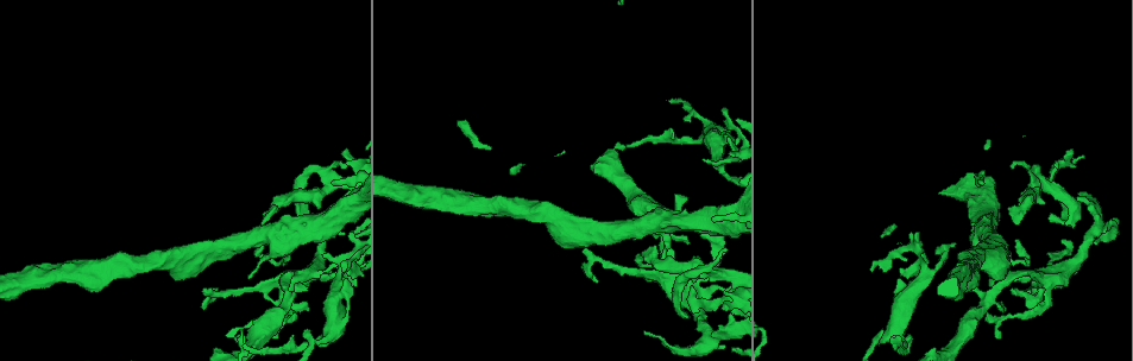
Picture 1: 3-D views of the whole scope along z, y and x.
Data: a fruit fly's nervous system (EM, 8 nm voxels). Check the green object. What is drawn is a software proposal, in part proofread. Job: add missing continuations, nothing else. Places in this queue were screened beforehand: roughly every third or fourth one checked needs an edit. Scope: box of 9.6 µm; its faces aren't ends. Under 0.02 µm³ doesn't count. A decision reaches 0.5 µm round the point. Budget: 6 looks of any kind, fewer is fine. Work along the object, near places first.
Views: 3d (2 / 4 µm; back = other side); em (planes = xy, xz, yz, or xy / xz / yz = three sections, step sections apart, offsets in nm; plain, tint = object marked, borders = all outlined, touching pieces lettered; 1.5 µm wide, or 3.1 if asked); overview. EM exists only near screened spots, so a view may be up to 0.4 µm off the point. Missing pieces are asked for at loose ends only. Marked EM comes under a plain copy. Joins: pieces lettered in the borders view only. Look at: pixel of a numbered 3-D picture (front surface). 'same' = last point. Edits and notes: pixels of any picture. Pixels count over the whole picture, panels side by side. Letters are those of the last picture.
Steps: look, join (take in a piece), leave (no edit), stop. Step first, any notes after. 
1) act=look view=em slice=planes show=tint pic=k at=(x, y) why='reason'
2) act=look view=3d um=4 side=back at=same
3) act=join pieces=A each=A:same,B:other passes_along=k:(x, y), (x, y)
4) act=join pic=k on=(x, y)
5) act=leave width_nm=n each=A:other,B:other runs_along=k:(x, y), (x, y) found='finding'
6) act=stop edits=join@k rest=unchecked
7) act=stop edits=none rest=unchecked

act=look view=3d um=4 side=back pic=1 at=(307, 330) why='free end'

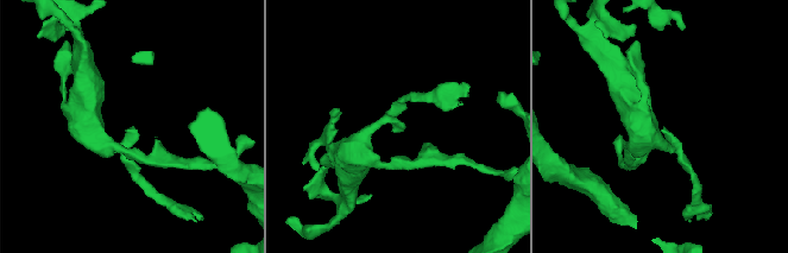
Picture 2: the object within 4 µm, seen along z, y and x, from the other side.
act=look view=em slice=yz step=8 show=tint pic=2 at=(131, 129) why='need the tissue'

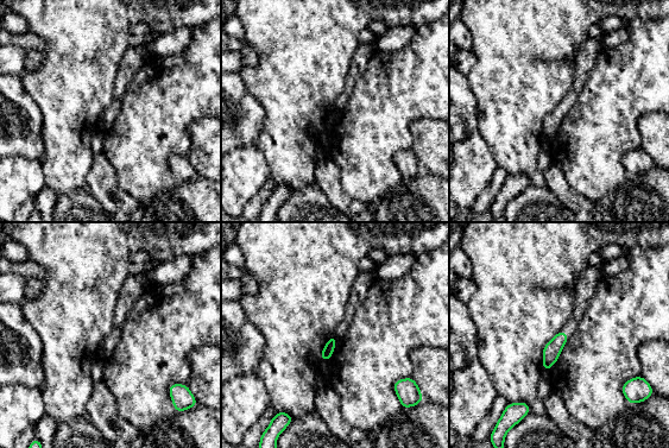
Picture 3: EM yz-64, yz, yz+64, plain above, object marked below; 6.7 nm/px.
act=look view=em slice=planes show=borders at=same why='cut it another way'

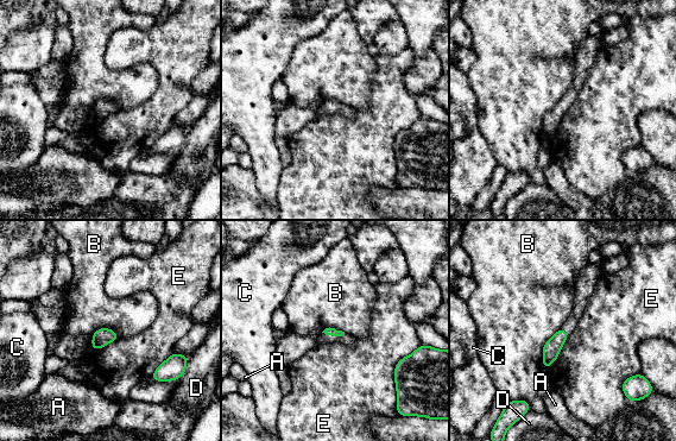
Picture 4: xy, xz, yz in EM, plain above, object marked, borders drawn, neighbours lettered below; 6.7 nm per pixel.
act=leave each=A:other,B:other,C:other,D:other,E:other border=4:(416, 348), (396, 365), (396, 389) found='none of them fits'

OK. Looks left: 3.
act=look view=3d um=2 pic=1 at=(700, 235) why='an open end'

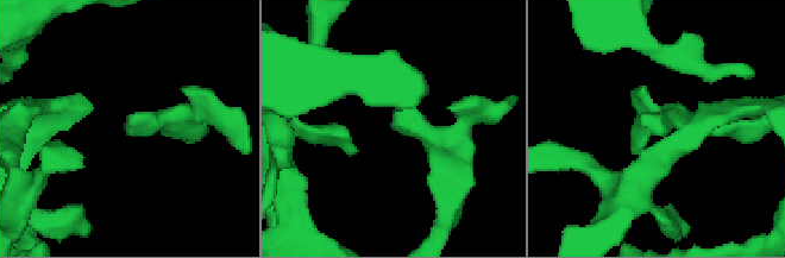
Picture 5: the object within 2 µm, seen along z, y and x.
act=look view=em slice=xy step=8 show=borders pic=5 at=(133, 129)

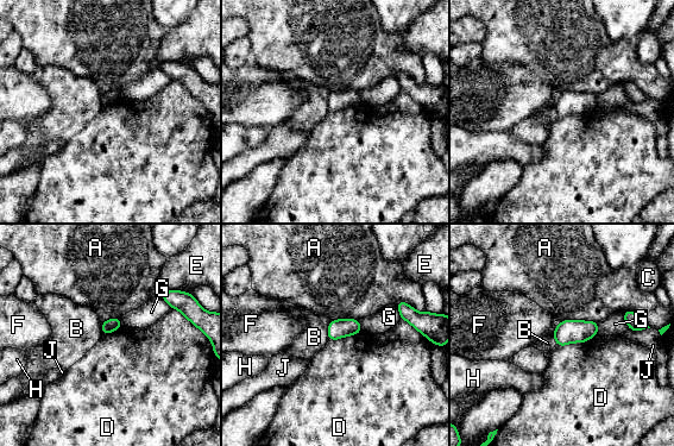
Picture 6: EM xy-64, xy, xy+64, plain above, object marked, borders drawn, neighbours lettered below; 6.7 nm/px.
act=look view=em slice=planes show=borders at=same

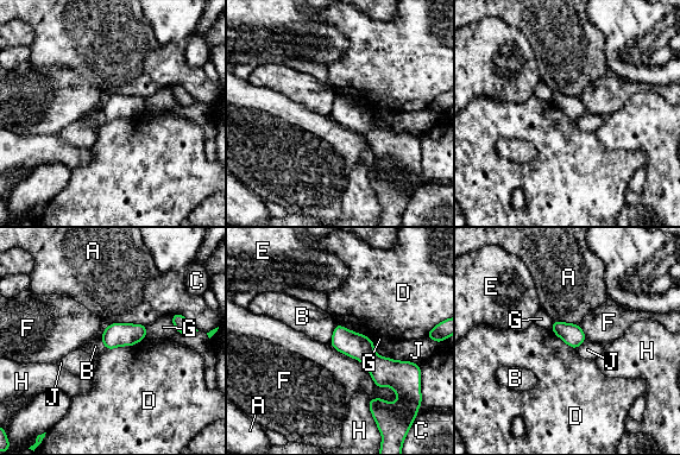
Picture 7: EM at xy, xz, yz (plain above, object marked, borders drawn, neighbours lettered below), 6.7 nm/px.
act=leave each=A:other,B:other,C:other,D:other,E:other,F:other,G:other,H:other,J:other runs_along=7:(337, 329), (378, 366), (407, 366) found='no lettered piece goes on from it'

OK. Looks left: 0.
act=stop edits=none rest=unchecked

